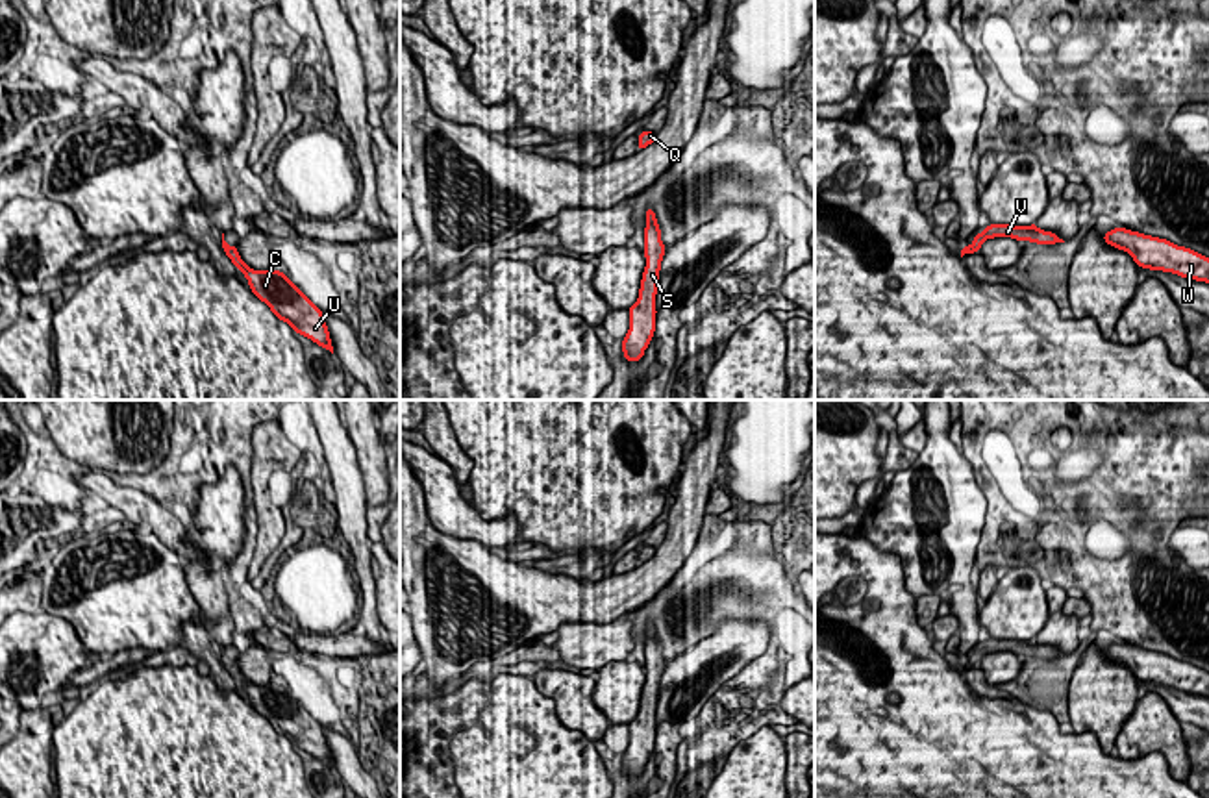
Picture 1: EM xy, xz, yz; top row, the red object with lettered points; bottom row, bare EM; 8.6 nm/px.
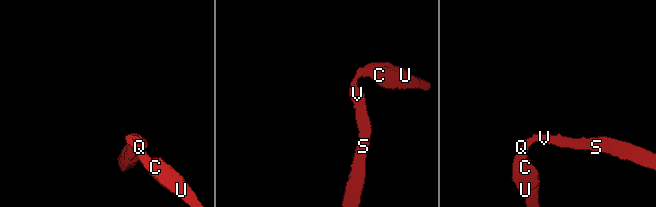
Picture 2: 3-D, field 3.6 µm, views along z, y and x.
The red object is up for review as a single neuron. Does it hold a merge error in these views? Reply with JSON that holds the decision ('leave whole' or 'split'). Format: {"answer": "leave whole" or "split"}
{"answer": "leave whole"}

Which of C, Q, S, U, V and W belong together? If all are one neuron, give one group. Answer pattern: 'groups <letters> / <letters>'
groups C Q S U V W

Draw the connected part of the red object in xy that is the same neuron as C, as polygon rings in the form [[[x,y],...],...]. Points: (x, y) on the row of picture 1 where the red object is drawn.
[[[222,233],[222,248],[224,248],[224,254],[231,259],[231,263],[239,268],[239,272],[243,272],[244,278],[248,280],[250,291],[261,302],[265,302],[280,320],[287,322],[296,333],[311,339],[313,343],[317,343],[318,346],[322,346],[324,350],[330,350],[333,354],[330,331],[324,322],[324,313],[300,291],[298,285],[294,285],[283,272],[280,272],[276,268],[268,268],[268,270],[250,268],[241,259],[239,252],[237,252],[237,244],[230,246],[224,241],[224,233]]]

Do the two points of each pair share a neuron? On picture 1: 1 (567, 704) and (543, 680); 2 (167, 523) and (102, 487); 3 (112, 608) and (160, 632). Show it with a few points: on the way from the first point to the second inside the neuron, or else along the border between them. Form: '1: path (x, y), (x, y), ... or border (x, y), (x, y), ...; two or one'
1: path (563, 698), (548, 684); one
2: path (150, 510), (119, 497); one
3: path (126, 606), (149, 606), (160, 617); one

